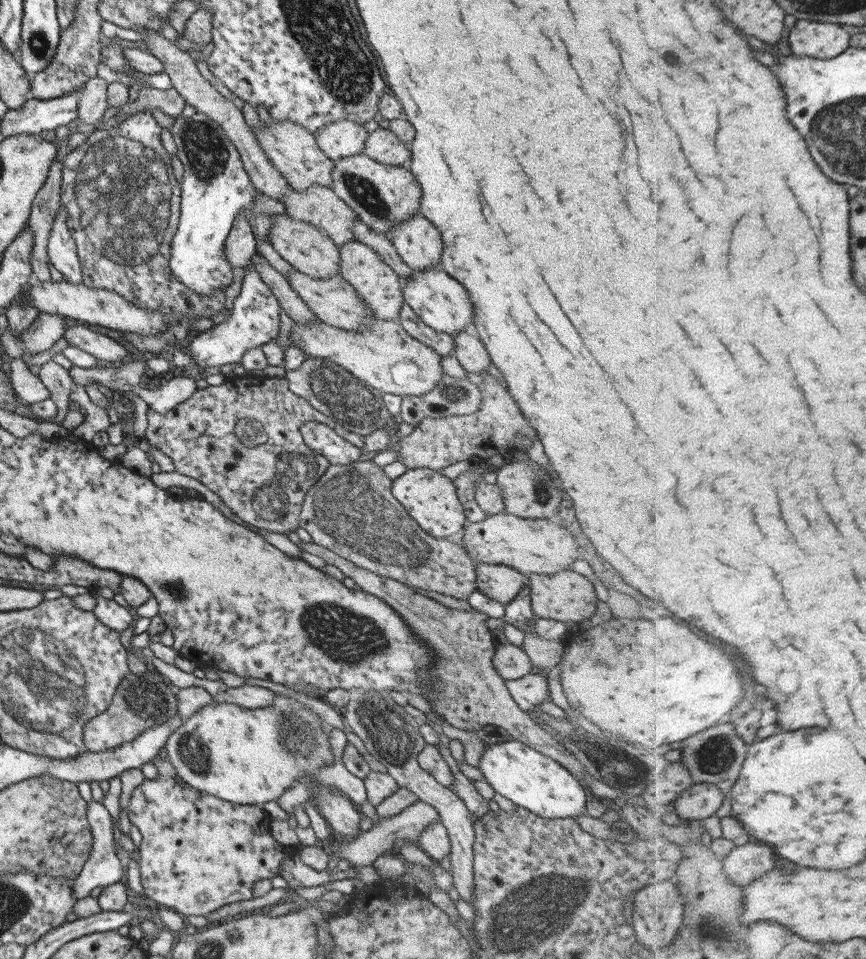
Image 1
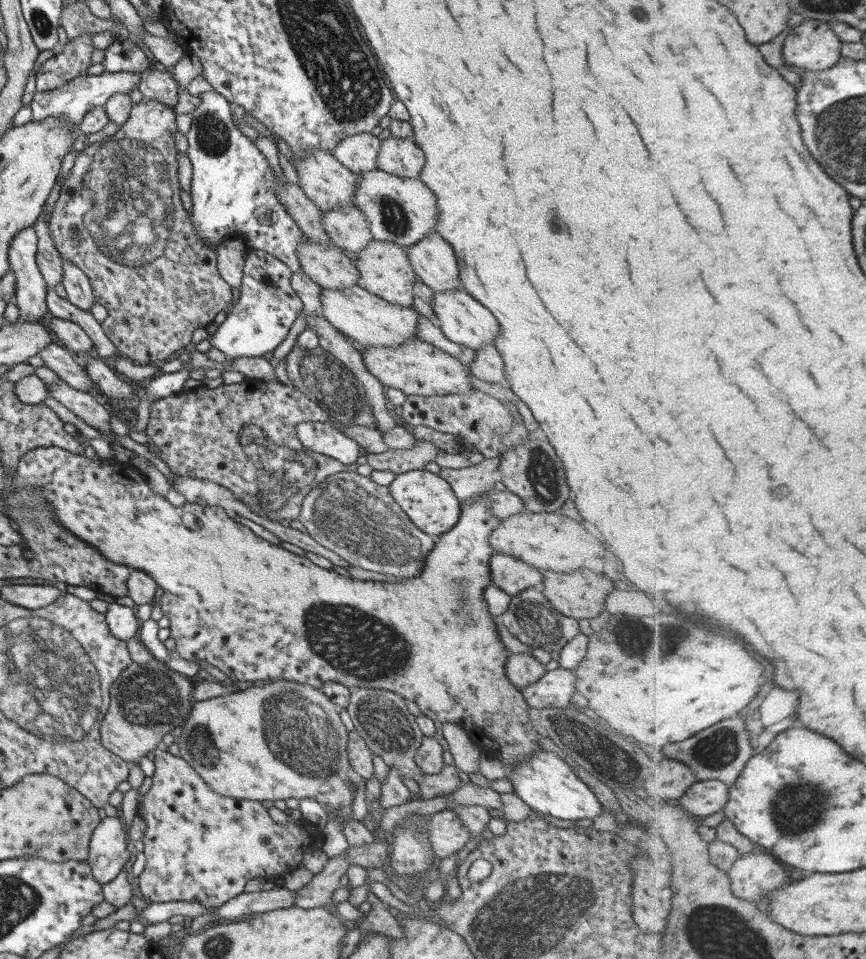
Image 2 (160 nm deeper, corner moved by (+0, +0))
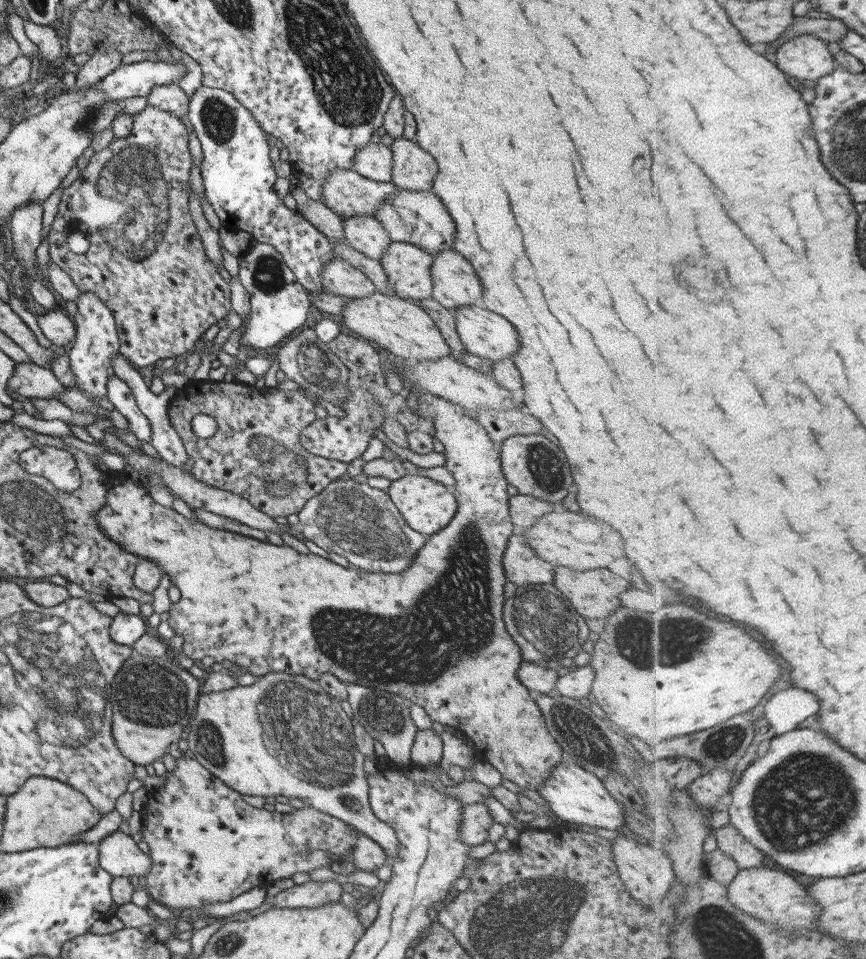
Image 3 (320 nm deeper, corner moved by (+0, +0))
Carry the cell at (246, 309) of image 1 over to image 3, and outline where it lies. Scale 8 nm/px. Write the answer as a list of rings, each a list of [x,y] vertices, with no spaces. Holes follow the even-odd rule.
[[[252,241],[248,250],[238,258],[237,279],[248,292],[250,309],[241,322],[243,331],[239,335],[239,345],[254,349],[267,350],[281,342],[297,328],[305,327],[308,291],[296,281],[294,274],[283,264],[282,256],[274,246],[263,241]]]

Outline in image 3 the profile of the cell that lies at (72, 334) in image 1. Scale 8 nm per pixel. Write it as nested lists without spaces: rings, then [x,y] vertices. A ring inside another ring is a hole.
[[[62,308],[36,313],[37,326],[51,346],[61,349],[63,345],[71,344],[76,336],[72,319]]]

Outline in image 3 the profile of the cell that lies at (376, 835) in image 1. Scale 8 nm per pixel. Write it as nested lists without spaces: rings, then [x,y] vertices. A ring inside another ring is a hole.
[[[307,881],[287,888],[271,898],[275,908],[313,908],[340,900],[342,890],[335,881]]]

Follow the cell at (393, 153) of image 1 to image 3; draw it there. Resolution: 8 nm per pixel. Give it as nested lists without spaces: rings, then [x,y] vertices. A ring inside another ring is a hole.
[[[394,139],[391,182],[403,190],[431,190],[438,168],[435,159],[415,141]]]

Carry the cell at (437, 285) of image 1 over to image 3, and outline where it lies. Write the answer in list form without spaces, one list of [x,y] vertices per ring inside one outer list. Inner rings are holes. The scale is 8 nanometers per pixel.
[[[468,304],[457,310],[451,310],[451,312],[453,324],[455,324],[455,334],[467,353],[495,363],[505,358],[511,358],[511,355],[519,349],[519,336],[515,332],[515,328],[507,320],[483,308],[482,305]]]

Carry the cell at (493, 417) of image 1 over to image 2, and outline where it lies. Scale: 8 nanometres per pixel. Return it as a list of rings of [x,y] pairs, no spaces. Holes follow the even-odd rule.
[[[422,439],[416,440],[416,445],[407,450],[389,449],[382,454],[368,454],[366,464],[371,470],[388,470],[395,475],[409,470],[423,469],[429,462],[433,462],[438,448]]]

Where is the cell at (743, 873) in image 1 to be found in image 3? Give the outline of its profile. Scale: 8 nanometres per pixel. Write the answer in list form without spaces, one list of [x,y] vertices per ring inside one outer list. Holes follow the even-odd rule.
[[[749,868],[739,870],[733,883],[728,885],[730,901],[747,914],[760,918],[765,924],[790,926],[794,930],[815,930],[815,922],[821,916],[821,906],[807,894],[807,888],[801,886],[785,870],[769,868]]]

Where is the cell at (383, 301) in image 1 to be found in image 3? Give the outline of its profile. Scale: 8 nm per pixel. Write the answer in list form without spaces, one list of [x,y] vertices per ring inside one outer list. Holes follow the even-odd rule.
[[[389,243],[380,258],[394,296],[418,303],[432,294],[432,255],[409,243]]]

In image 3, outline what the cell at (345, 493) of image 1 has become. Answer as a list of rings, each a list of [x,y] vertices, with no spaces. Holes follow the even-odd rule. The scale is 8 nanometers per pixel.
[[[347,474],[340,476],[339,479],[332,480],[326,488],[324,488],[319,494],[310,498],[302,507],[301,510],[296,514],[298,516],[297,528],[299,531],[307,537],[311,542],[319,545],[327,554],[334,552],[337,556],[345,558],[349,566],[345,568],[356,568],[363,572],[382,572],[382,573],[398,573],[401,572],[408,564],[412,561],[414,554],[423,546],[426,541],[426,535],[419,534],[414,530],[411,530],[406,525],[406,522],[402,519],[402,516],[398,510],[394,507],[394,504],[389,500],[388,493],[380,491],[375,488],[369,487],[367,483],[356,483],[355,480],[351,479]]]

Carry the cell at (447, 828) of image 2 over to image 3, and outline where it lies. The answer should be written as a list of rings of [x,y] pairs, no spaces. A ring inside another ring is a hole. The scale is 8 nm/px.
[[[483,804],[463,806],[459,821],[459,838],[463,844],[469,846],[482,845],[487,841],[487,829],[492,824],[491,814]]]

